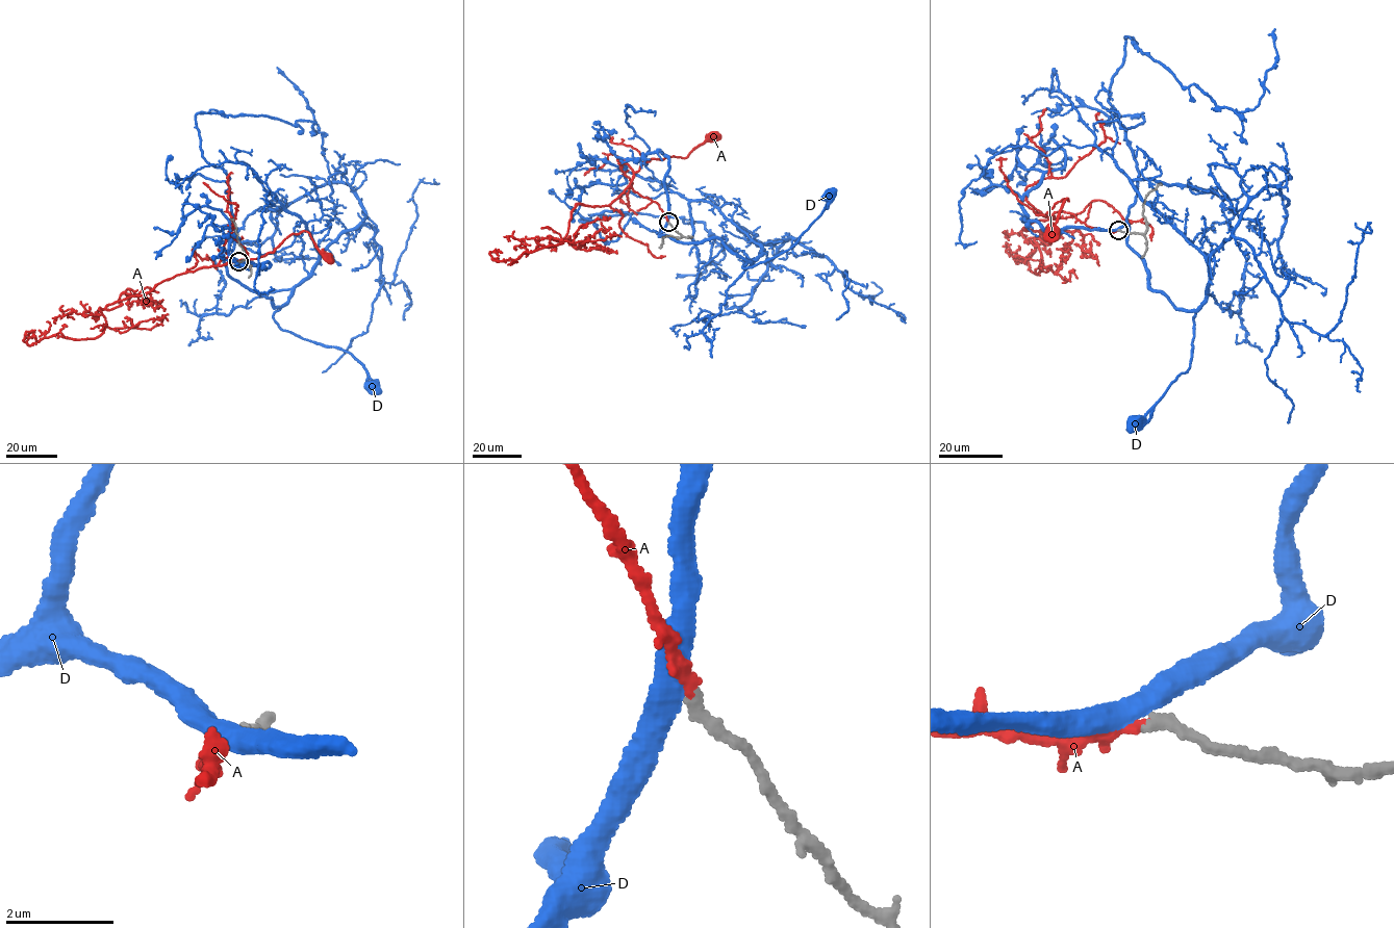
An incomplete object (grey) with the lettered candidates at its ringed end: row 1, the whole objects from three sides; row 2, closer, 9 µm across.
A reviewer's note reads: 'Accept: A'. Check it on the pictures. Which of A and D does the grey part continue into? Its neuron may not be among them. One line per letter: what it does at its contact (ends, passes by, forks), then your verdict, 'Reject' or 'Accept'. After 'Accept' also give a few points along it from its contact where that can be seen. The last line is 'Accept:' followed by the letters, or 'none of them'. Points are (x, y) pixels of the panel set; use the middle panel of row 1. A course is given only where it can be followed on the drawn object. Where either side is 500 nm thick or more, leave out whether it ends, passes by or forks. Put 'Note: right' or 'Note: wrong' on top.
Note: right
A: It passes by. Accept. Its course: (668, 223), (629, 185), (576, 205), (564, 237), (549, 237), (563, 242), (502, 252)
D: It passes by. Reject
Accept: A

